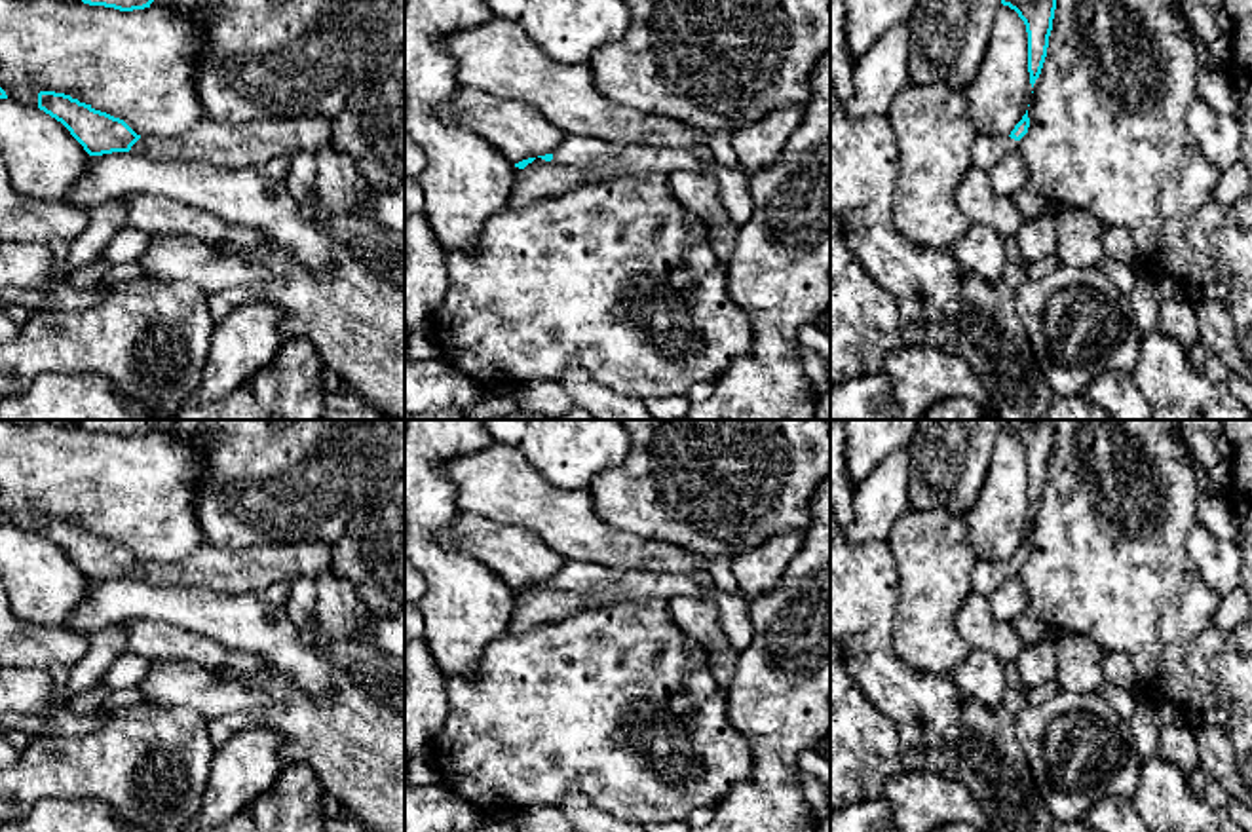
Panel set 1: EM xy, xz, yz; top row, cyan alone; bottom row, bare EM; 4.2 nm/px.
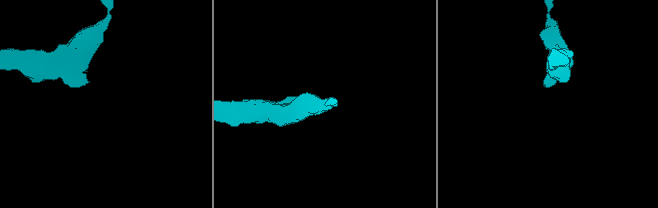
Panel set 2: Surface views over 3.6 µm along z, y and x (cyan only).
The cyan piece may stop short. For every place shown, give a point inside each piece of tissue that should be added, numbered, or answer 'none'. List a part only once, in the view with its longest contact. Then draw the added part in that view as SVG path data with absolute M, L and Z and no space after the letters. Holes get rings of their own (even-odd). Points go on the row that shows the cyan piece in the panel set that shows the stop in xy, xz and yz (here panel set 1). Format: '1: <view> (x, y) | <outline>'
1: xy (232, 147) | M300 116L230 125L201 120L177 137L141 137L131 154L161 161L201 161L224 169L260 167L275 156L313 154L331 139L331 118Z

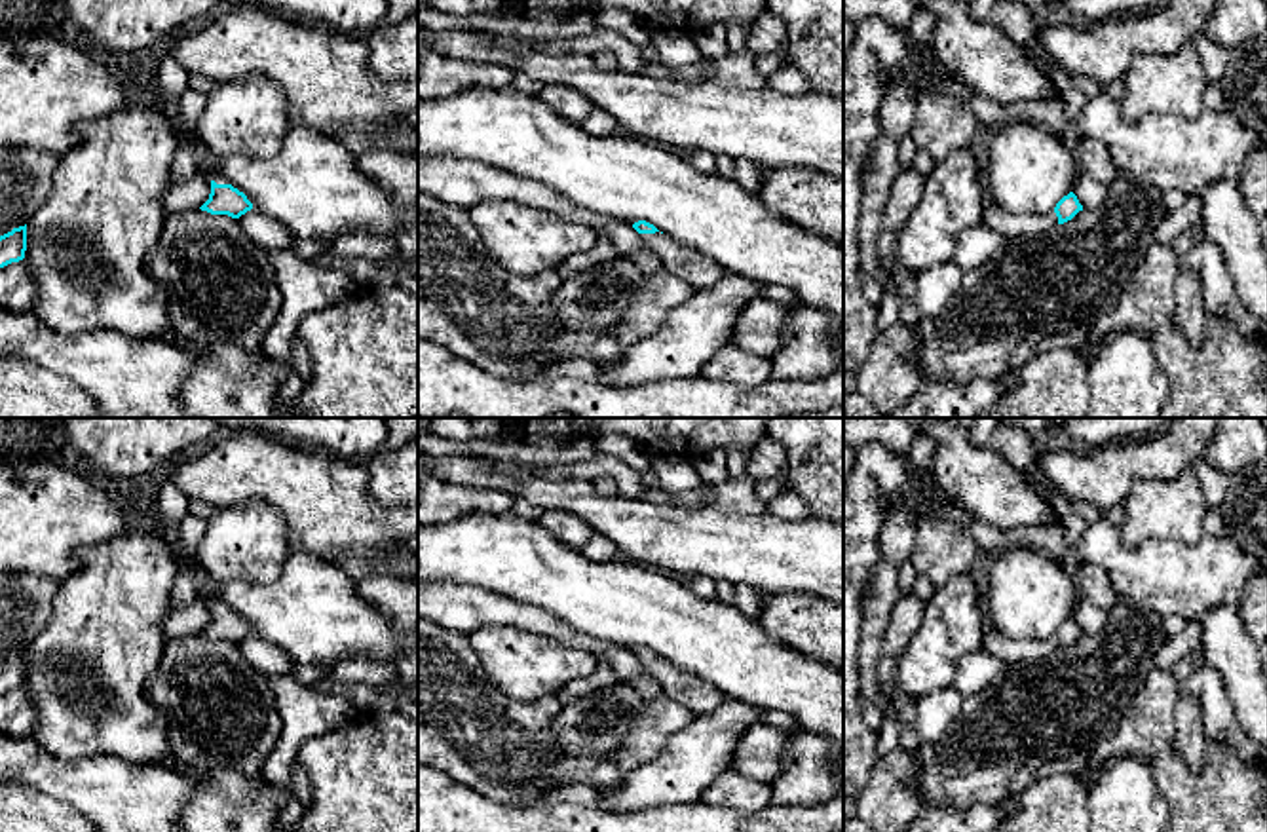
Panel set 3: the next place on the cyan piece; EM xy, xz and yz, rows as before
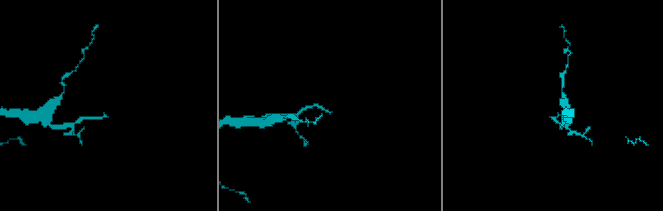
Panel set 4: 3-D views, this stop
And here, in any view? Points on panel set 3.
1: xz (680, 261) | M661 232L640 234L640 237L648 251L661 258L669 274L680 277L695 289L714 285L726 274L726 270L712 258L703 256L701 253L678 243Z

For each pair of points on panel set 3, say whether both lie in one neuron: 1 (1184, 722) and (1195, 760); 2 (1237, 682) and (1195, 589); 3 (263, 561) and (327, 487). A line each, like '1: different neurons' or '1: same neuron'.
1: same neuron
2: different neurons
3: different neurons

